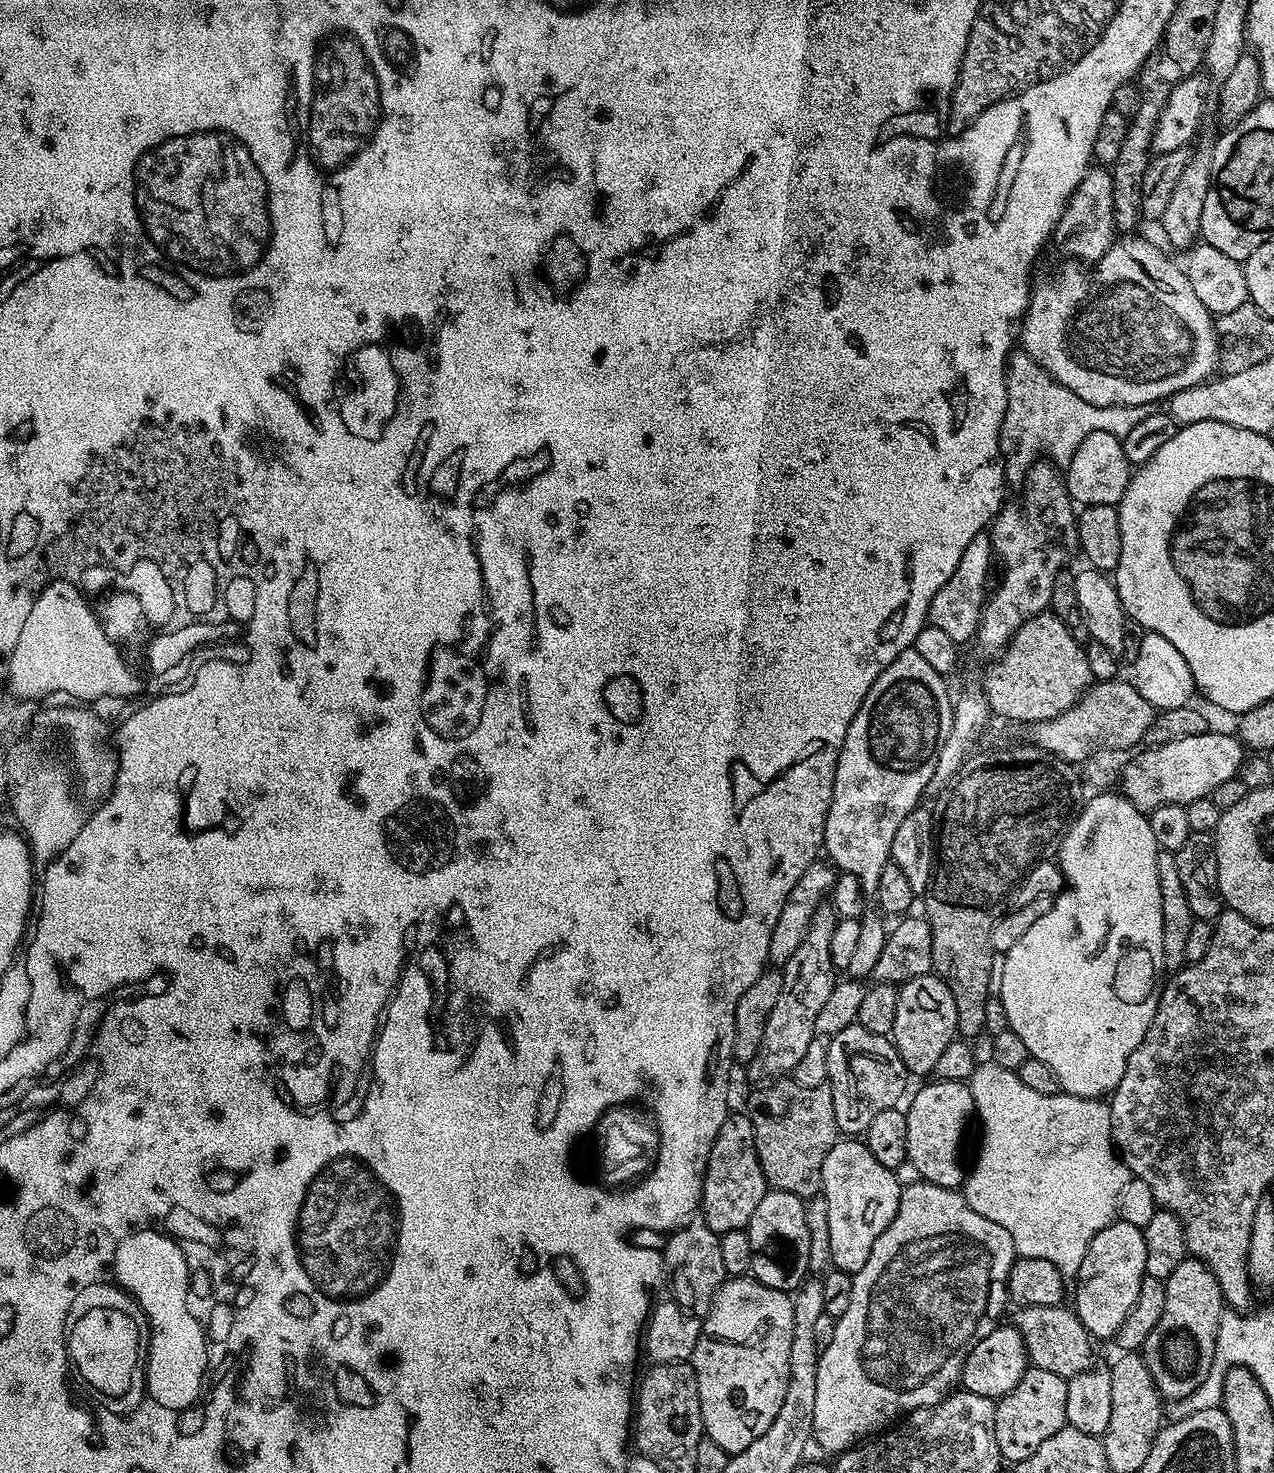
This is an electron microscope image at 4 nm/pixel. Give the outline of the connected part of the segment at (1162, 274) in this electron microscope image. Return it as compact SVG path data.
M1128 234L1112 243L1110 250L1106 250L1106 254L1102 254L1102 258L1095 261L1096 276L1084 269L1087 267L1072 267L1076 268L1070 269L1061 280L1056 276L1048 276L1045 280L1037 279L1031 285L1028 310L1018 324L1018 344L1022 351L1030 358L1034 358L1034 362L1038 362L1038 366L1042 366L1042 370L1046 370L1046 374L1050 374L1062 386L1074 390L1074 394L1078 394L1082 402L1090 402L1094 406L1134 406L1160 402L1178 391L1205 383L1213 375L1211 372L1217 371L1220 348L1217 344L1214 316L1202 306L1201 299L1194 294L1185 269L1179 263L1176 265L1158 245L1143 240L1140 234Z

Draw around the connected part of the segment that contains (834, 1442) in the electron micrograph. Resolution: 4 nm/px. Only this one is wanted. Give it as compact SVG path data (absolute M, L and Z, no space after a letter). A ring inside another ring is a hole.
M915 1182L903 1189L898 1202L898 1214L894 1214L894 1222L878 1234L878 1242L874 1242L874 1250L870 1250L870 1259L862 1270L854 1273L854 1294L850 1298L850 1306L846 1314L842 1314L836 1321L834 1338L830 1346L826 1346L820 1353L818 1362L818 1391L816 1394L816 1426L814 1439L825 1450L836 1448L837 1453L846 1452L849 1448L855 1448L869 1434L879 1433L887 1429L897 1418L903 1417L909 1412L934 1406L943 1400L960 1384L962 1366L970 1354L970 1350L976 1345L979 1337L990 1334L1001 1323L1000 1315L1004 1307L1009 1307L1008 1279L1010 1278L1010 1266L1018 1259L1018 1253L1010 1234L998 1226L998 1222L990 1222L990 1218L982 1218L978 1210L970 1210L963 1191L954 1188L943 1188L937 1184L927 1182Z

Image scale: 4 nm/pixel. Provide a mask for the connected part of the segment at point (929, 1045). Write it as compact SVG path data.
M935 974L910 978L898 988L898 1011L894 1017L894 1030L890 1037L896 1045L902 1062L907 1066L913 1077L935 1073L938 1057L946 1051L946 1046L957 1039L956 1023L958 1022L958 1006L954 1006L954 994L950 994L950 986L942 982Z

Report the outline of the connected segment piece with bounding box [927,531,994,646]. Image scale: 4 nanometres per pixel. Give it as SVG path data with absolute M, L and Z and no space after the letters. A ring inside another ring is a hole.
M982 531L974 534L974 542L970 542L970 546L966 546L966 550L962 550L962 558L958 561L958 570L954 570L954 574L950 574L946 586L942 586L938 590L938 594L934 594L934 598L928 607L927 623L938 626L938 630L945 632L949 638L954 638L956 644L961 646L967 645L967 640L969 643L975 637L976 631L980 628L980 615L984 609L986 593L990 588L990 580L988 584L988 571L991 568L993 571L992 538L987 531Z

